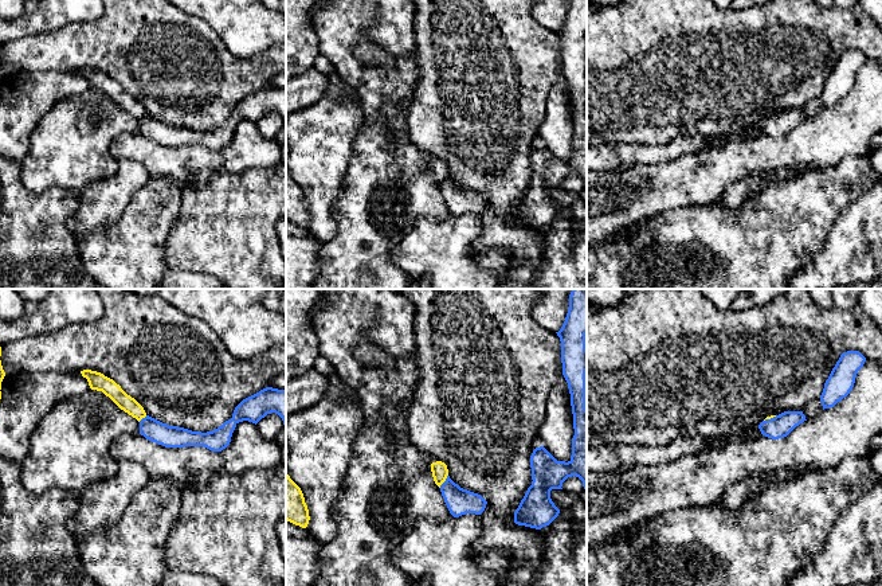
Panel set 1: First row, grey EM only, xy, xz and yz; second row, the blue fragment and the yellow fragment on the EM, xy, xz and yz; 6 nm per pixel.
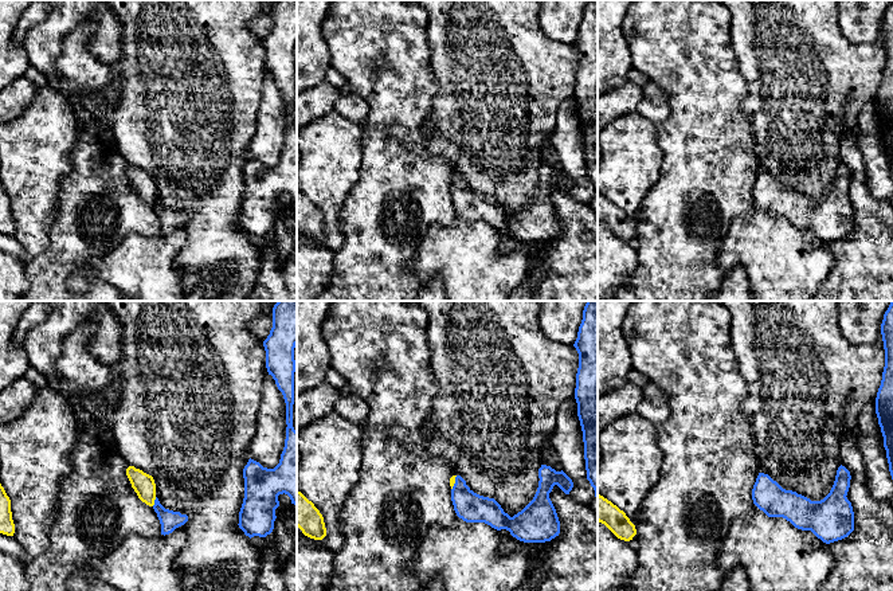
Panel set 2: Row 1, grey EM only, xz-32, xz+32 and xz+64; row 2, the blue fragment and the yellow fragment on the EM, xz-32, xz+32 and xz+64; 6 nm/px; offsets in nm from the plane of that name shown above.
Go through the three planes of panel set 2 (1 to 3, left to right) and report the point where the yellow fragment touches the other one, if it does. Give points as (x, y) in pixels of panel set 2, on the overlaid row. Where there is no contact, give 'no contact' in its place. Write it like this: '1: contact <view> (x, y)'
1: contact xz-32 (155, 501)
2: contact xz+32 (455, 482)
3: no contact

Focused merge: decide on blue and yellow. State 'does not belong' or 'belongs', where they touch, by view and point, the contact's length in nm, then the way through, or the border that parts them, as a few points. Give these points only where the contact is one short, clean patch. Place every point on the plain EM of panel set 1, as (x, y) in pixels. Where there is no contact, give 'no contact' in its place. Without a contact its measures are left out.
does not belong | xz (445, 180) | 90 nm | along xz (447, 174), (439, 186)

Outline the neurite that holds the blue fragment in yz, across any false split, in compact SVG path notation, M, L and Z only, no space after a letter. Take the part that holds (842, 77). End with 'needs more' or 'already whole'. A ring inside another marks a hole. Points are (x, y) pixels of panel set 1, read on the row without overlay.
M858 50L843 51L824 82L820 94L824 108L834 106L846 97L854 86L858 70L863 66L866 56Z; already whole

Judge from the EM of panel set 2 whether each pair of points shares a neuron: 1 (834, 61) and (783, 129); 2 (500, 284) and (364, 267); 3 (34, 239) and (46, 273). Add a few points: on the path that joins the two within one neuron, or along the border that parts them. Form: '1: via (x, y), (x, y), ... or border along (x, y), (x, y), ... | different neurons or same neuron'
1: via (823, 78), (798, 104), (798, 112) | same neuron
2: border along (419, 242), (407, 263), (407, 269), (420, 285) | different neurons
3: border along (51, 223), (47, 246), (31, 258) | different neurons

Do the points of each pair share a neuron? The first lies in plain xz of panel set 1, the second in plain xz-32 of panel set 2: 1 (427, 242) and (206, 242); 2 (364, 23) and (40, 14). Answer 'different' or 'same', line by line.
1: different
2: different

